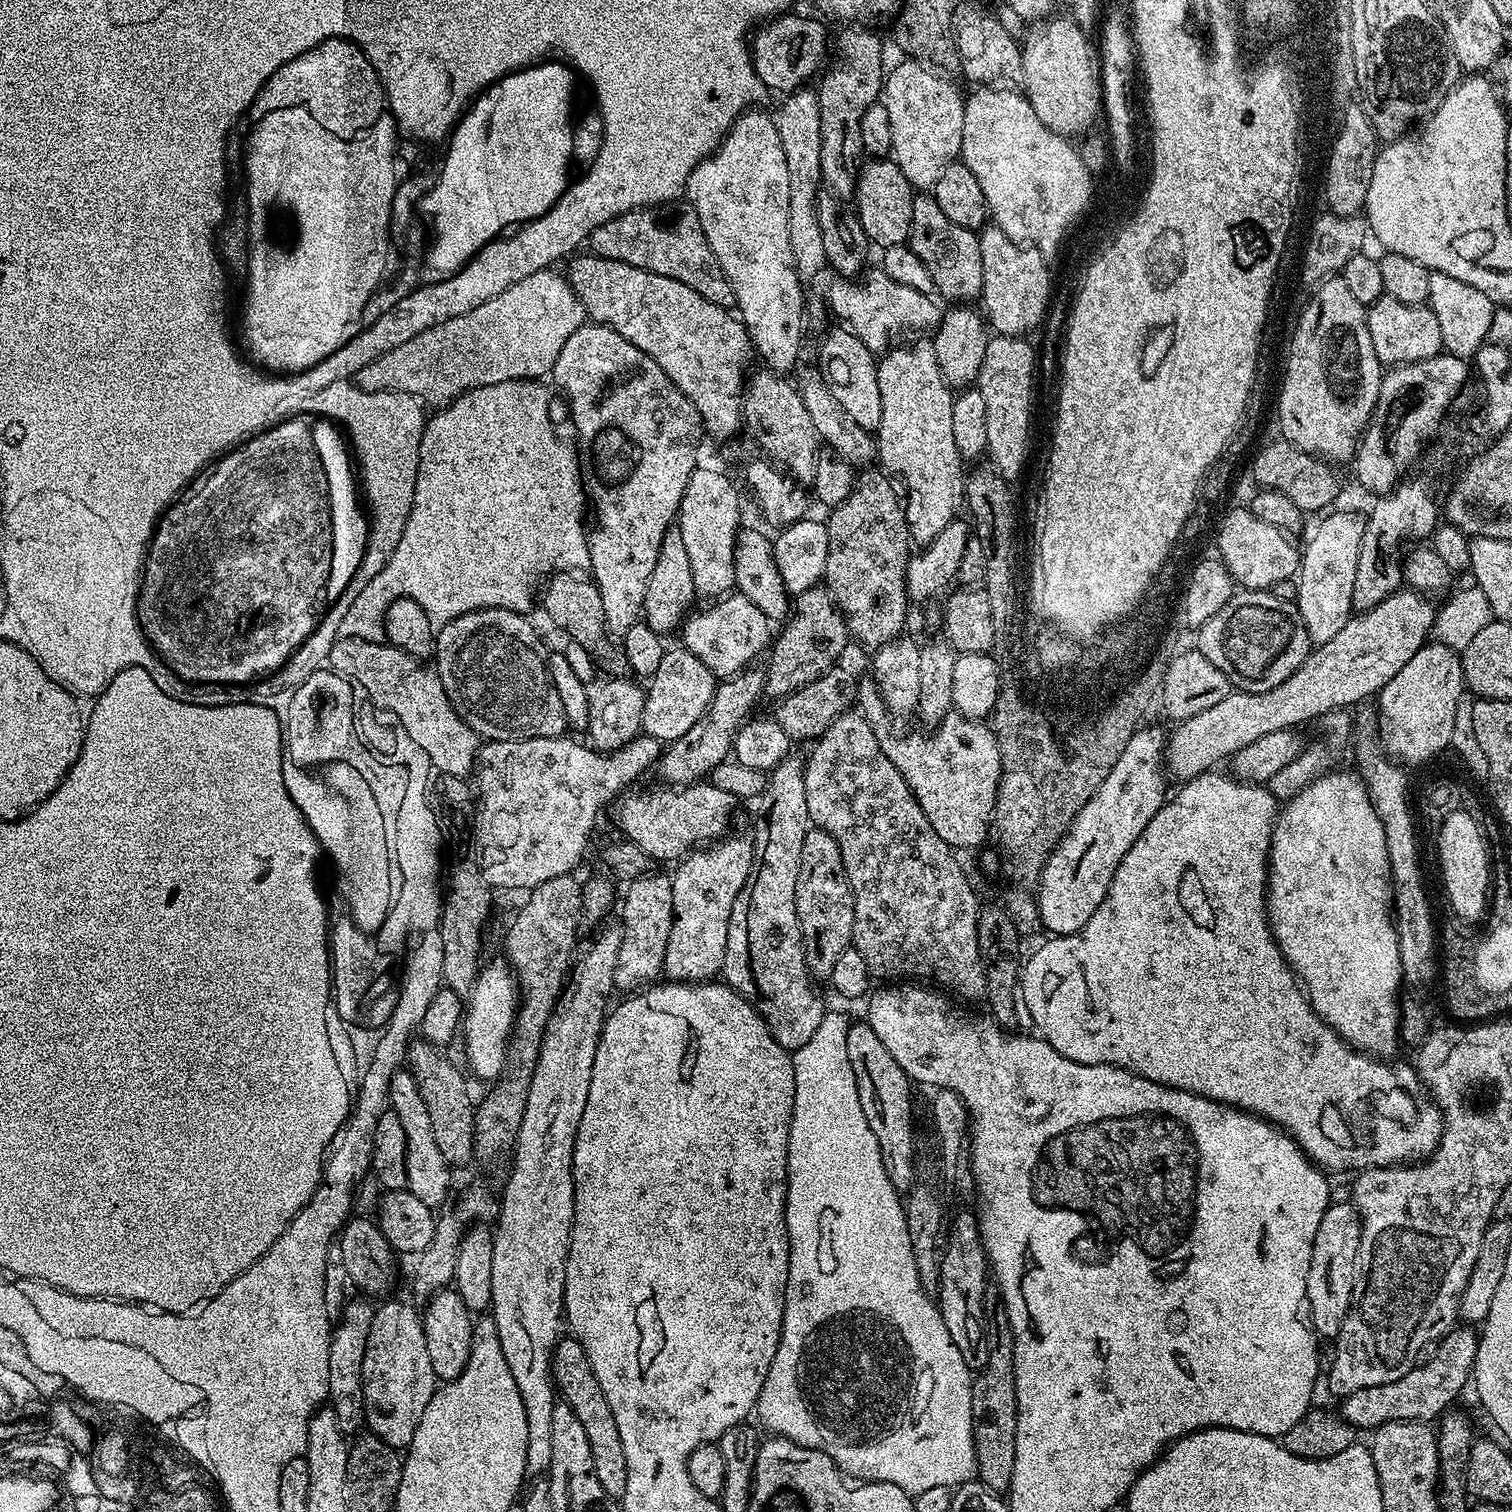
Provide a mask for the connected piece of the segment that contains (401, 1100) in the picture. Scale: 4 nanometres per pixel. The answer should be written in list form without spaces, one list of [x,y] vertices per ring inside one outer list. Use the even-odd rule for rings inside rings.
[[[395,1071],[389,1083],[389,1103],[391,1111],[402,1122],[408,1139],[408,1154],[406,1156],[406,1170],[408,1171],[407,1191],[414,1194],[414,1198],[422,1198],[426,1206],[434,1210],[439,1204],[448,1200],[448,1191],[452,1188],[453,1169],[442,1158],[442,1150],[438,1150],[438,1142],[434,1142],[434,1130],[430,1126],[430,1114],[426,1114],[426,1102],[420,1093],[420,1085],[411,1071]]]

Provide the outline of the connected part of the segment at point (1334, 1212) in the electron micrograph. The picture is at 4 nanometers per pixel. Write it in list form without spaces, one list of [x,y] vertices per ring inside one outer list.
[[[1348,1202],[1328,1204],[1325,1209],[1325,1212],[1320,1212],[1318,1216],[1318,1234],[1314,1234],[1314,1246],[1310,1254],[1306,1294],[1308,1318],[1313,1329],[1321,1337],[1335,1338],[1340,1335],[1342,1322],[1352,1305],[1352,1293],[1356,1290],[1360,1258],[1360,1215]]]

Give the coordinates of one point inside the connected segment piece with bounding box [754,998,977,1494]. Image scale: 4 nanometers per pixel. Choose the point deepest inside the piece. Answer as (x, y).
(867, 1372)

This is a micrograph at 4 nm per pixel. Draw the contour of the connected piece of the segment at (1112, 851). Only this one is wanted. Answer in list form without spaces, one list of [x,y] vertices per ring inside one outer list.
[[[1112,774],[1112,780],[1104,779],[1101,788],[1096,788],[1092,795],[1086,794],[1083,804],[1079,804],[1080,811],[1070,814],[1068,821],[1056,838],[1055,847],[1048,852],[1048,865],[1042,869],[1040,876],[1040,916],[1036,925],[1045,937],[1061,936],[1070,930],[1078,930],[1086,918],[1102,902],[1102,894],[1114,882],[1114,874],[1118,874],[1118,866],[1122,866],[1122,858],[1126,858],[1126,850],[1132,848],[1133,842],[1140,838],[1140,833],[1145,831],[1144,812],[1148,812],[1148,804],[1144,804],[1144,791],[1136,788],[1134,782],[1124,780],[1124,776]]]

